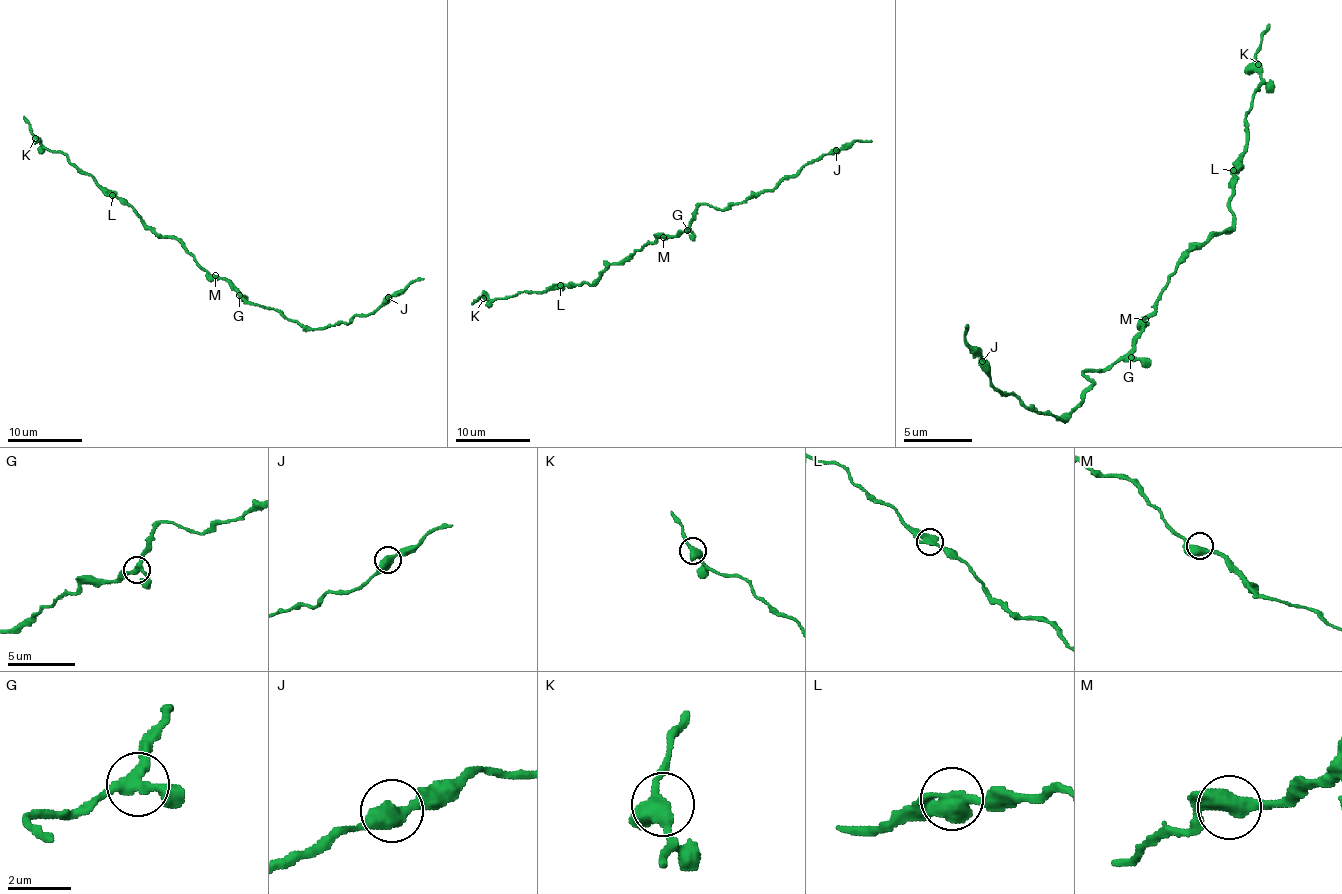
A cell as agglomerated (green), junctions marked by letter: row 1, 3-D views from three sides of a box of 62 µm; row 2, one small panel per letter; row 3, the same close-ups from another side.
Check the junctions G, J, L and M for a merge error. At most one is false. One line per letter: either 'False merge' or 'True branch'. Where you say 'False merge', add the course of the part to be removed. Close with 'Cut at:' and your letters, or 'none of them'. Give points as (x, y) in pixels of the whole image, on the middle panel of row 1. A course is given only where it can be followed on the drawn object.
G: True branch
J: True branch
L: True branch
M: True branch
Cut at: none of them

